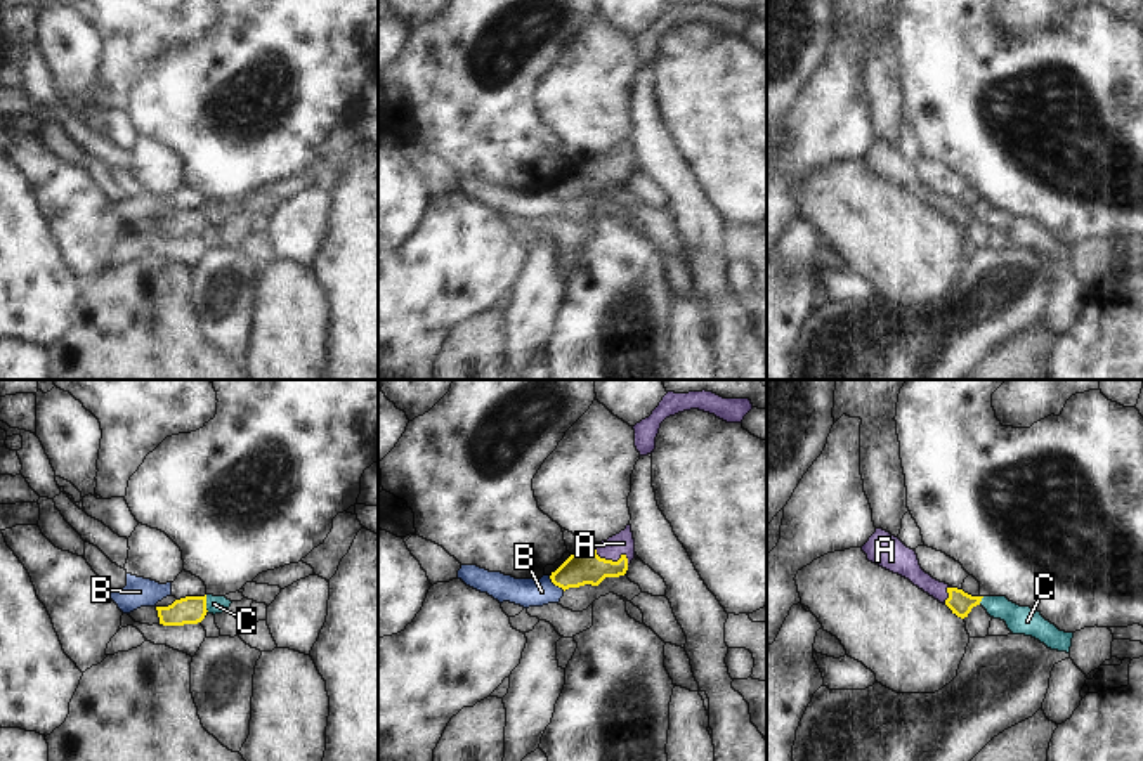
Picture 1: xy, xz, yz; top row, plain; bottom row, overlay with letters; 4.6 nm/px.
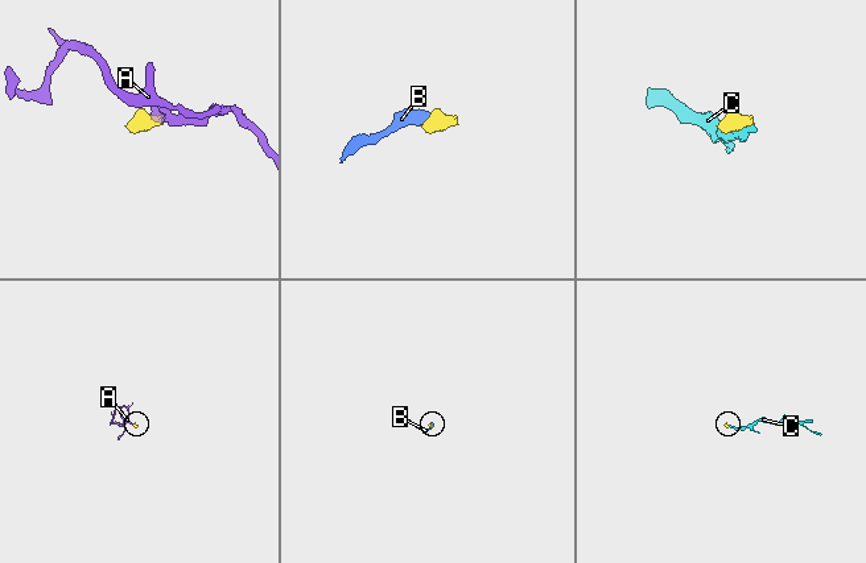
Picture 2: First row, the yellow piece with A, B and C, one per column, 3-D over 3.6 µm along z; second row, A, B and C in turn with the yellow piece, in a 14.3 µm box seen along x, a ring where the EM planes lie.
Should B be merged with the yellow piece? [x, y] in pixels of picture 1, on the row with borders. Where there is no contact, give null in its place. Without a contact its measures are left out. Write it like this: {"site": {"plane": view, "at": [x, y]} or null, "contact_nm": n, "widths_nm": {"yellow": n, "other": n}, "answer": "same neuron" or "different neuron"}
{"site": {"plane": "xz", "at": [555, 585]}, "contact_nm": 100, "widths_nm": {"yellow": 160, "other": 130}, "answer": "different neuron"}

